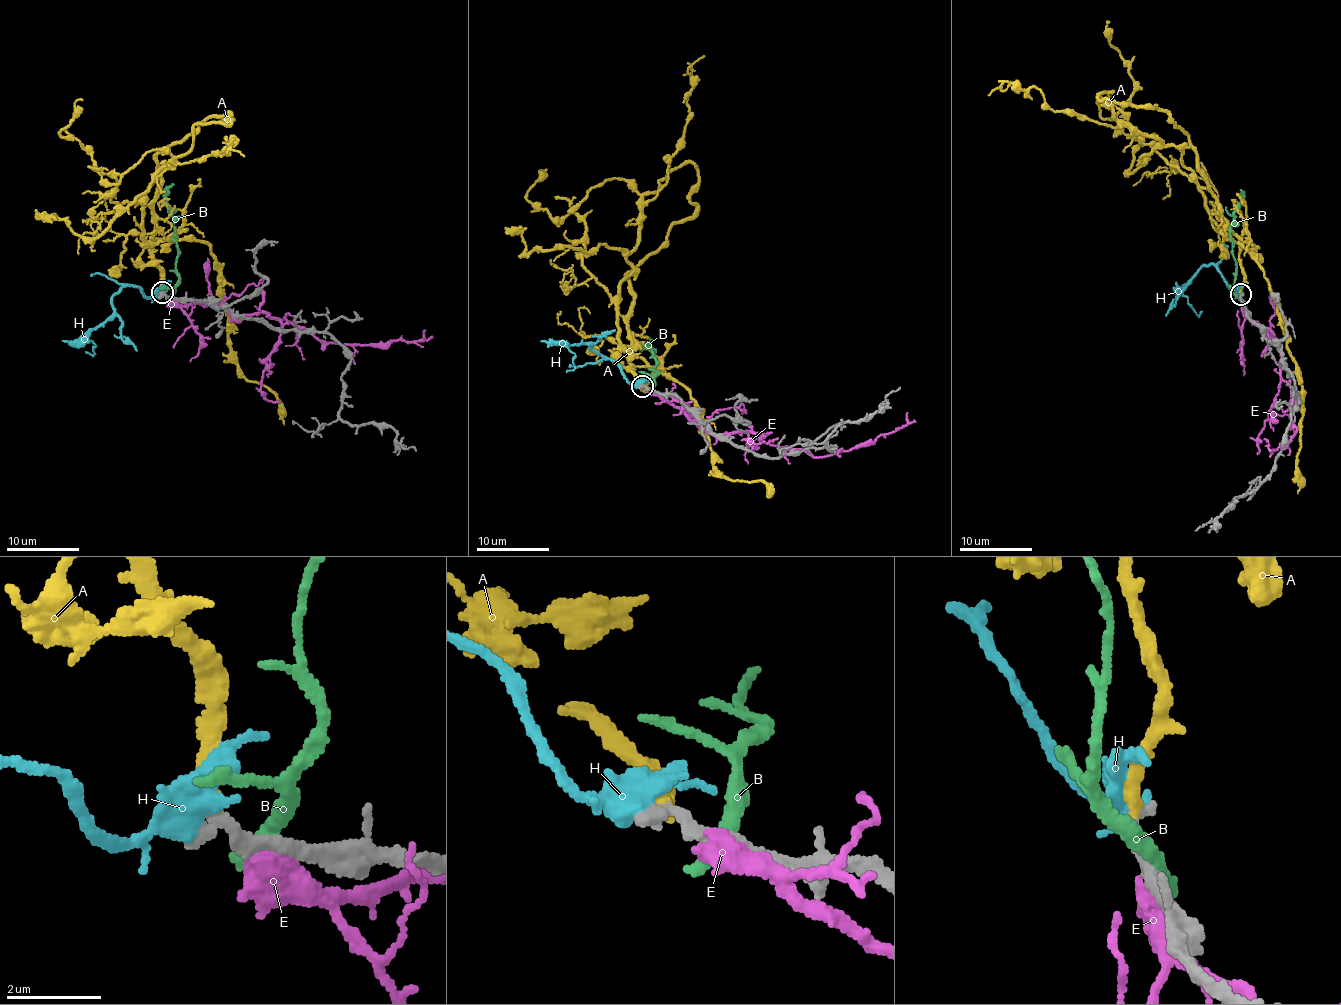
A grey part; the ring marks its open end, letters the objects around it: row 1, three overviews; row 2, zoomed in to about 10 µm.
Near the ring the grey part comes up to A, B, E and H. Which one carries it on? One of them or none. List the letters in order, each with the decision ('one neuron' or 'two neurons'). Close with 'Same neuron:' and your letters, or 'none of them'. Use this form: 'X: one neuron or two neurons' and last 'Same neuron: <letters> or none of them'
A: one neuron
B: two neurons
E: two neurons
H: two neurons
Same neuron: A

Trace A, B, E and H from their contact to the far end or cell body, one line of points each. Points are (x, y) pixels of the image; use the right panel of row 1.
A: (1241, 294), (1239, 238), (1182, 163), (1182, 149), (1055, 110), (1033, 87), (1004, 82), (988, 96)
B: (1243, 304), (1234, 286), (1236, 262), (1230, 239), (1232, 215), (1243, 191), (1240, 189)
E: (1243, 306), (1280, 352), (1297, 426), (1287, 447), (1273, 451), (1264, 439)
H: (1239, 296), (1214, 264), (1206, 265), (1181, 291), (1198, 315), (1201, 312)

